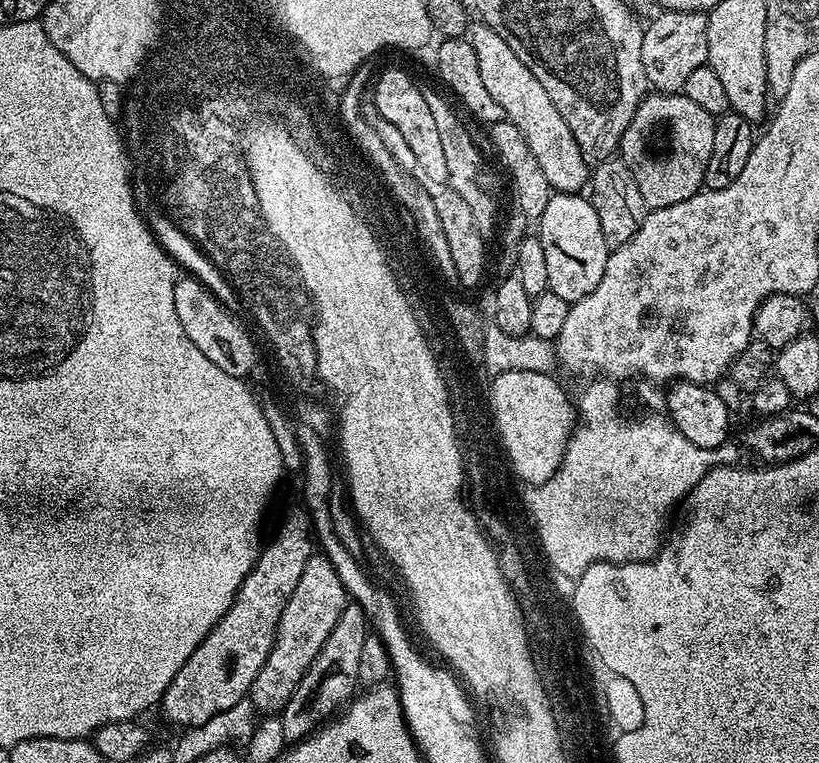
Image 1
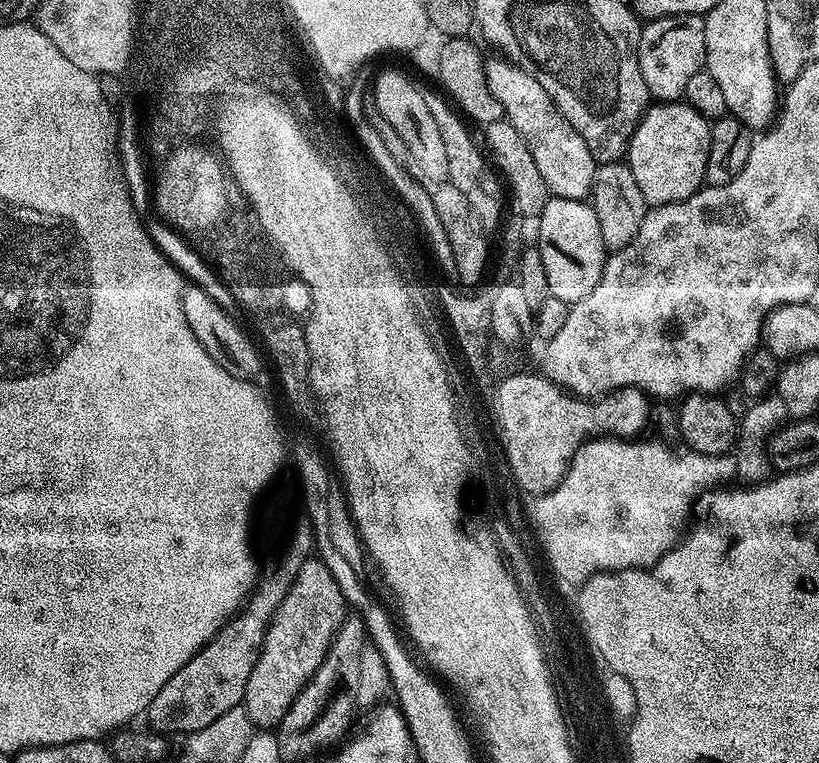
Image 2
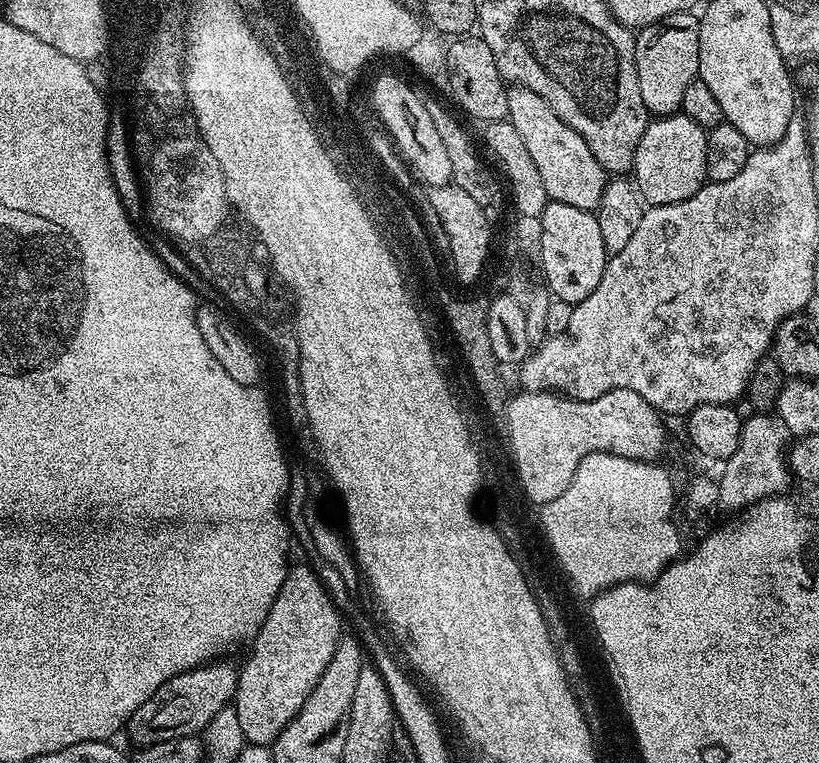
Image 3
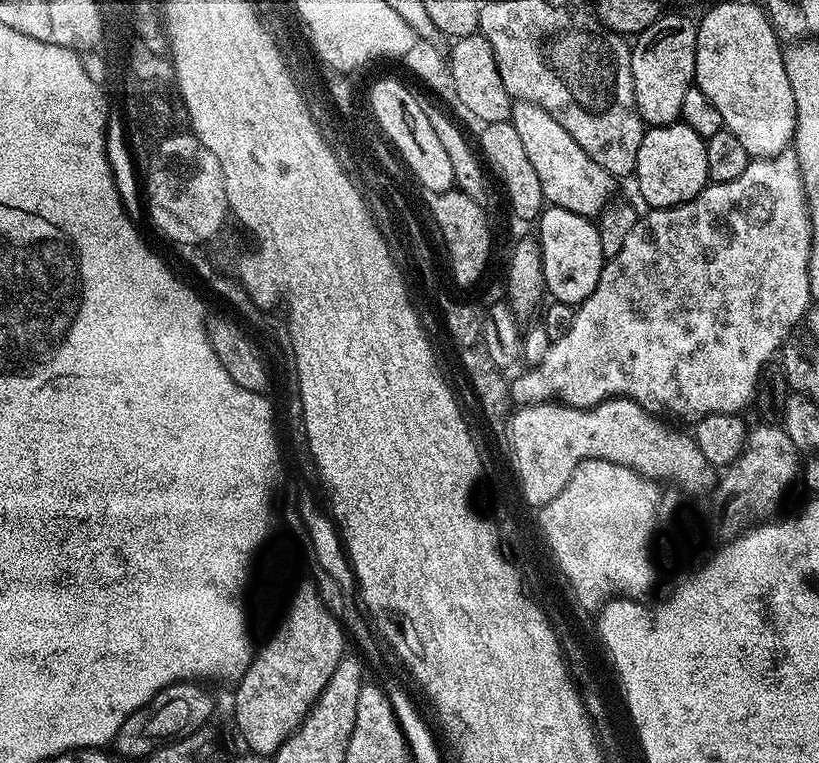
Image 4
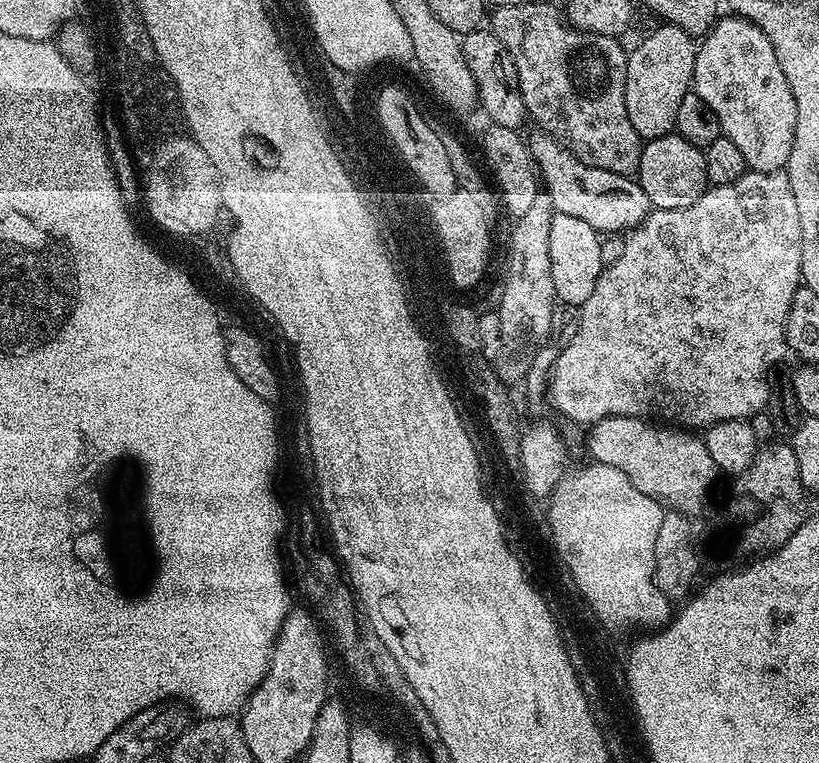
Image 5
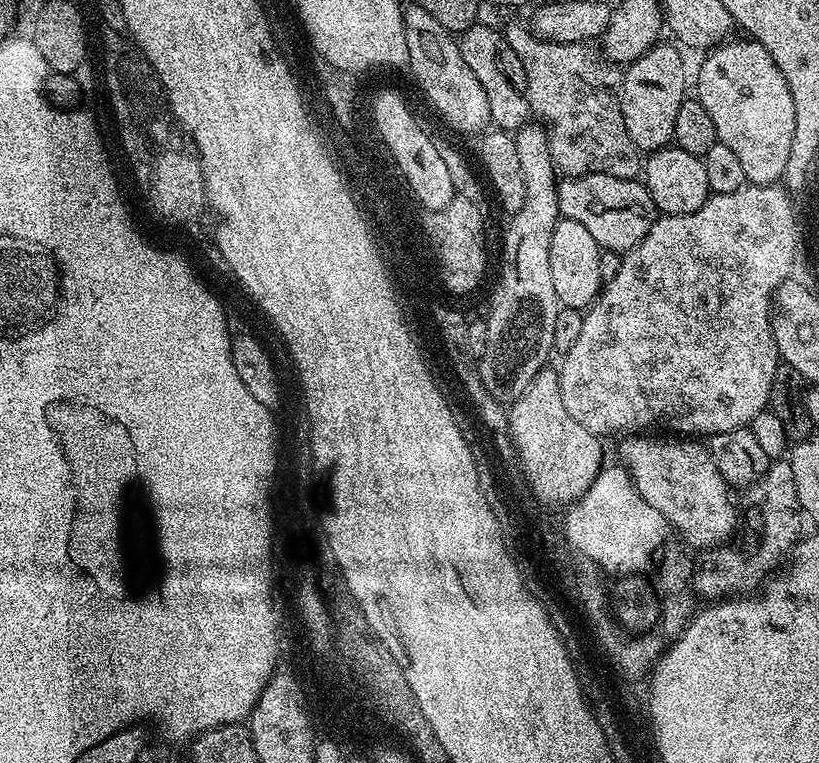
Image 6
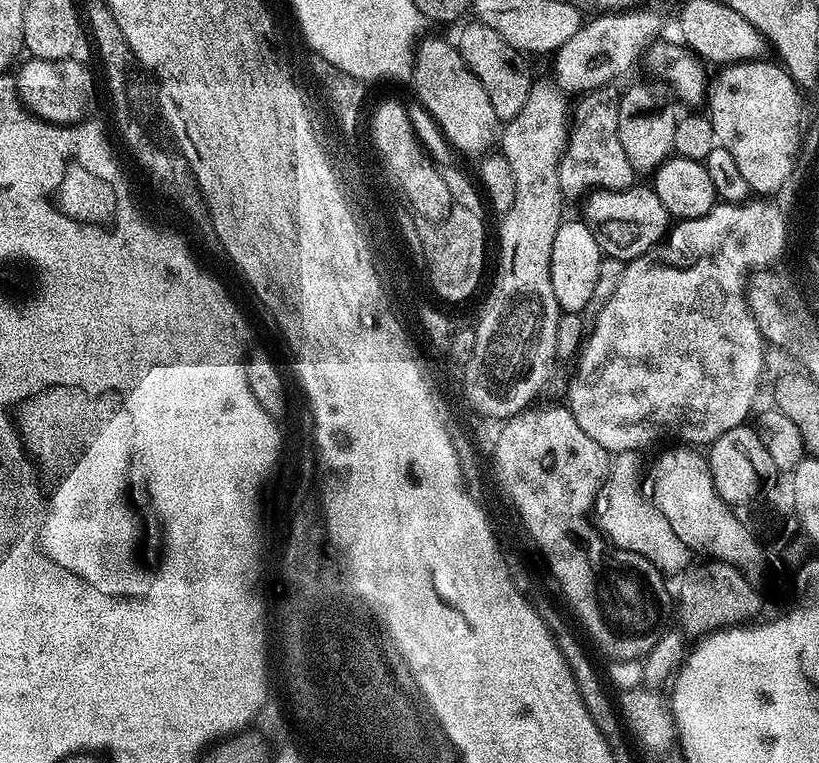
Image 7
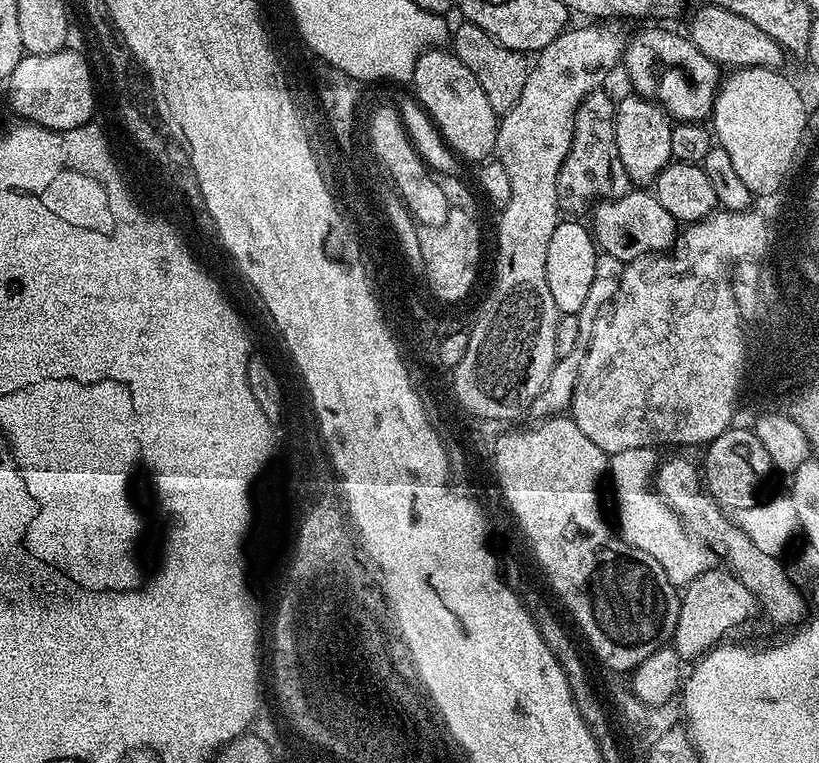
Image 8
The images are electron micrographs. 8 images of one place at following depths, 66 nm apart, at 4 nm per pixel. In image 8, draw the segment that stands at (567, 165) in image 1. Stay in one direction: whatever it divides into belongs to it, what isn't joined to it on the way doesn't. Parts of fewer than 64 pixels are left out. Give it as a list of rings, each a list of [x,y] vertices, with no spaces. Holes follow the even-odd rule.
[[[628,190],[615,198],[605,198],[591,209],[591,216],[590,231],[599,251],[625,262],[667,253],[678,239],[678,222],[648,190]]]

